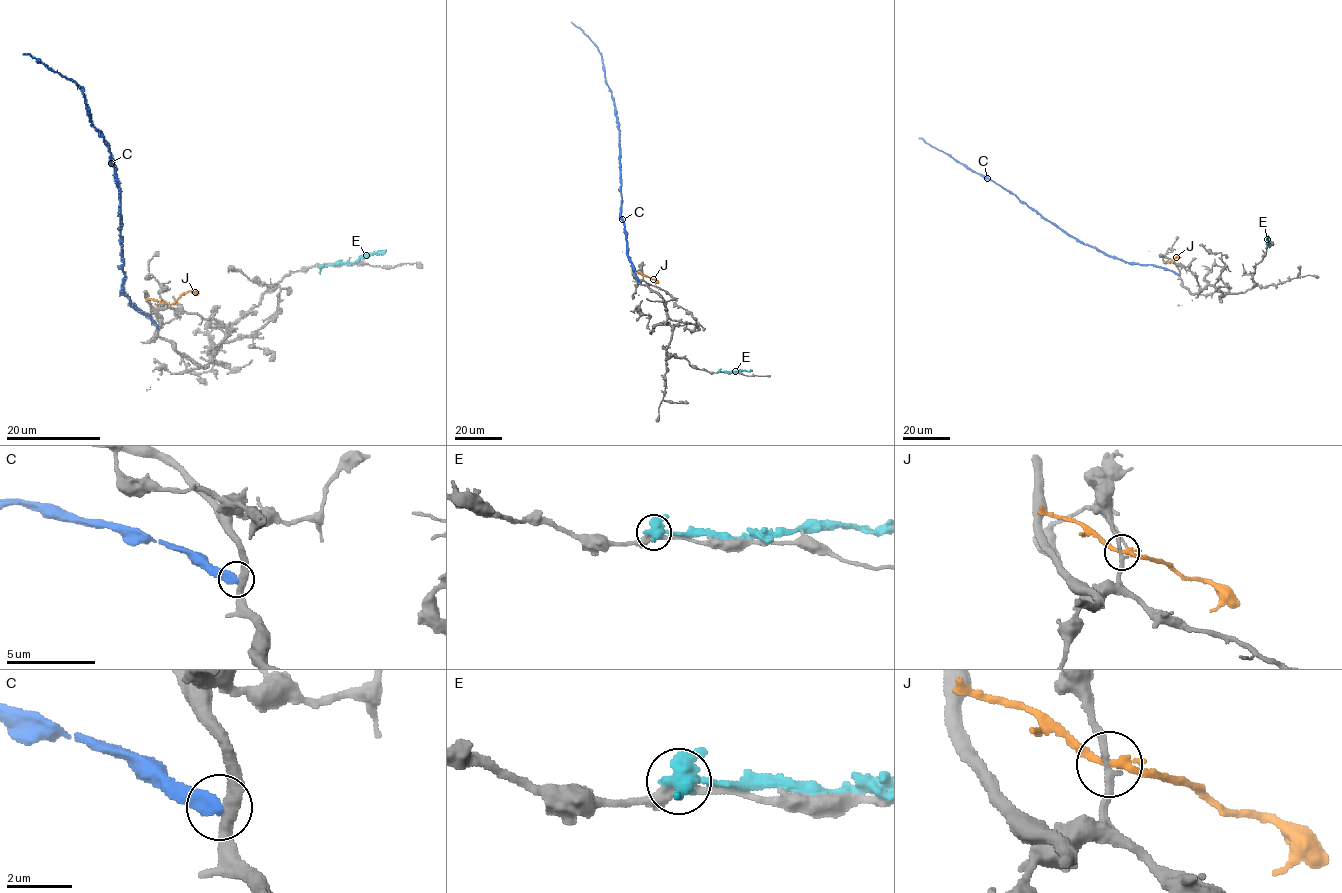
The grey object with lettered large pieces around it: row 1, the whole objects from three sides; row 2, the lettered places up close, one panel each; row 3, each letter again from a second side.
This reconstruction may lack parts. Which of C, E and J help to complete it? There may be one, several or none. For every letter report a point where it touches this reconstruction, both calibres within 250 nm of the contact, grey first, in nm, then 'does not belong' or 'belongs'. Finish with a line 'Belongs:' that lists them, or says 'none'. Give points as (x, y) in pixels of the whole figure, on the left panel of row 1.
C: meets grey at (158, 328); 400 nm thick on the grey side, 360 nm on the other; does not belong
E: meets grey at (319, 266); 320 nm thick on the grey side, 480 nm on the other; does not belong
J: meets grey at (167, 303); 200 nm thick on the grey side, 200 nm on the other; belongs
Belongs: J

